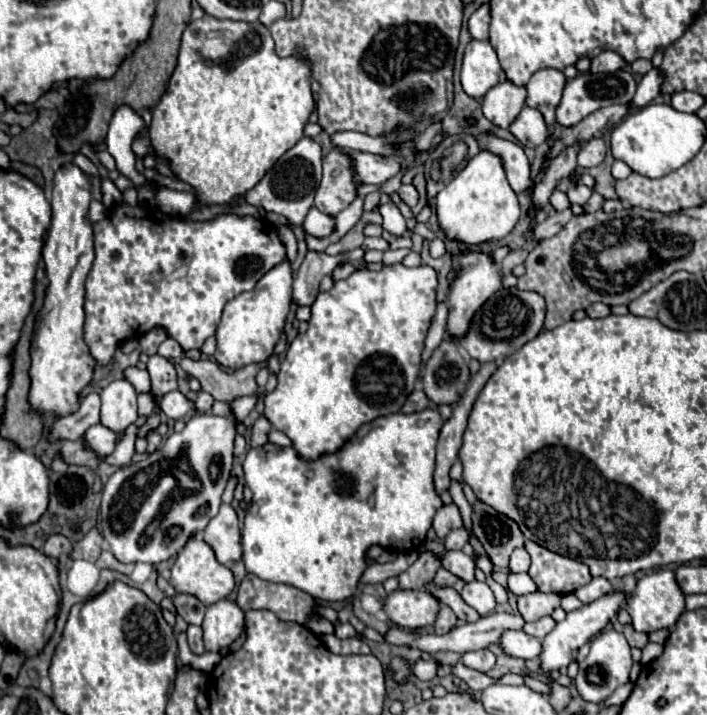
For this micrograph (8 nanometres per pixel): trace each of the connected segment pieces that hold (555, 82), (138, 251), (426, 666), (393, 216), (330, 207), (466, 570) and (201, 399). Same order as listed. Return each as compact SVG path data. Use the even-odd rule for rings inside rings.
M542 68L534 72L530 82L526 84L526 90L528 90L526 104L542 112L548 132L554 130L554 112L562 98L564 84L566 84L566 78L556 68Z
M118 204L110 210L110 214L102 220L102 222L96 222L94 224L94 262L92 262L92 268L90 268L90 274L86 276L86 282L84 282L84 342L86 346L90 348L90 354L92 358L96 360L98 366L106 366L112 356L114 356L114 350L124 342L124 340L130 340L130 338L138 338L142 334L146 334L148 330L152 328L164 328L170 338L174 338L184 352L192 350L192 348L202 348L204 340L214 336L216 334L216 328L218 328L218 322L220 322L220 314L222 314L222 308L228 300L232 300L234 296L250 290L256 286L256 282L276 264L280 264L284 258L286 258L286 246L282 244L276 228L266 222L266 220L260 220L260 218L254 218L254 216L236 216L236 214L220 214L216 216L214 220L204 220L204 222L194 222L194 220L184 220L184 218L168 218L166 214L162 214L158 208L150 208L150 206L142 206L142 204L136 204L136 206L130 206L130 204ZM178 270L186 270L184 276L176 276Z
M418 660L414 664L414 676L422 682L432 680L432 678L436 678L436 668L438 668L436 660Z
M384 204L384 206L380 206L380 214L384 218L384 224L382 224L384 230L388 230L394 236L400 236L404 232L406 220L400 214L400 210L398 210L396 204Z
M332 150L324 158L324 176L316 190L316 206L328 216L336 216L356 198L352 162L342 150Z
M448 550L442 556L442 568L456 574L462 580L474 580L474 560L460 550Z
M198 392L198 398L196 398L196 412L198 414L204 414L204 412L208 412L210 408L212 408L212 402L214 402L214 398L208 394L208 392Z

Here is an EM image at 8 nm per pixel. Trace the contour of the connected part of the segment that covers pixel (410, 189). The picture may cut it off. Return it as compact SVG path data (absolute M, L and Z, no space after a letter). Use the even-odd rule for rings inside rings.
M402 184L400 190L398 190L398 194L402 196L402 200L404 200L410 208L416 206L416 202L418 202L418 192L416 192L416 188L414 188L412 184Z

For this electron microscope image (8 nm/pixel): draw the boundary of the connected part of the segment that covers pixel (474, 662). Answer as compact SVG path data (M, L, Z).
M474 650L474 652L466 652L462 656L462 664L472 668L472 670L480 670L480 672L488 672L494 668L496 664L496 656L490 650Z

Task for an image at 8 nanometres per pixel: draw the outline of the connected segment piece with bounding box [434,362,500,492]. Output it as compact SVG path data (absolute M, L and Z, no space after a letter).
M486 362L480 366L480 370L476 374L470 376L470 380L466 384L466 392L460 396L458 404L452 406L452 416L444 422L444 426L440 430L440 438L436 444L436 472L434 472L434 484L436 484L438 492L442 492L450 486L448 472L450 472L450 466L454 464L454 460L458 458L458 450L462 446L462 434L466 430L470 408L474 406L478 392L484 388L486 380L494 374L494 370L498 366L500 366L498 362Z

